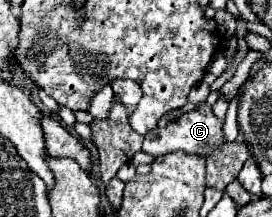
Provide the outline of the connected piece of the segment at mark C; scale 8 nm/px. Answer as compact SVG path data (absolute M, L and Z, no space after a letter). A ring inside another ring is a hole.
M199 102L195 104L193 110L181 114L175 122L171 122L169 126L165 128L155 128L151 132L145 134L145 142L143 142L143 152L149 154L149 156L163 156L167 152L177 152L177 150L183 150L187 154L201 154L201 156L208 156L219 148L221 144L225 144L225 136L223 136L223 120L219 120L215 114L213 114L213 108L211 104L207 102Z

